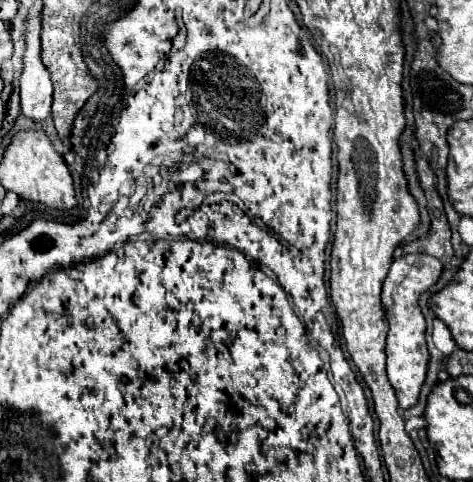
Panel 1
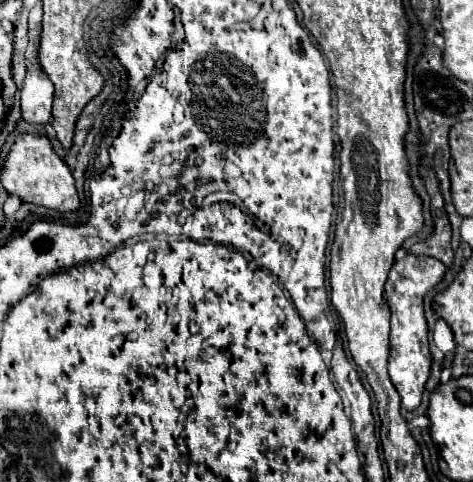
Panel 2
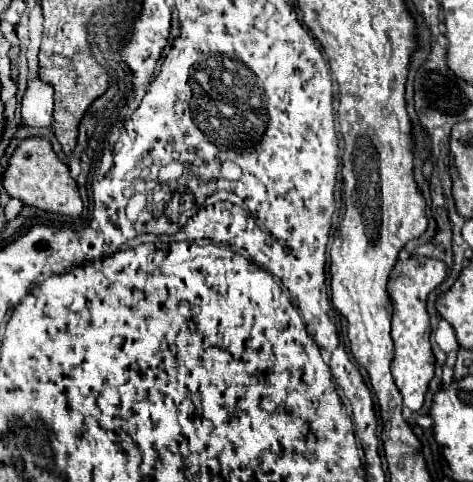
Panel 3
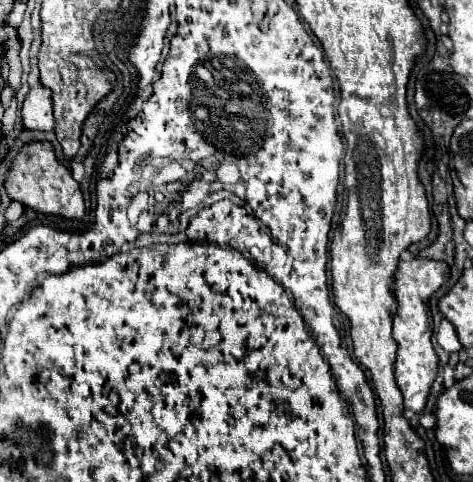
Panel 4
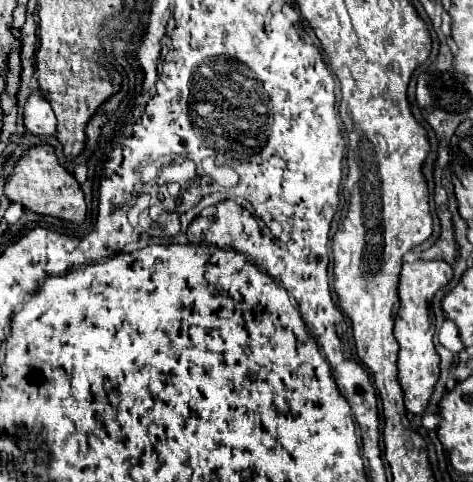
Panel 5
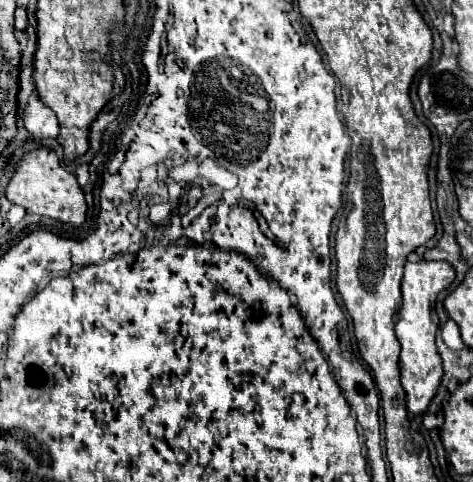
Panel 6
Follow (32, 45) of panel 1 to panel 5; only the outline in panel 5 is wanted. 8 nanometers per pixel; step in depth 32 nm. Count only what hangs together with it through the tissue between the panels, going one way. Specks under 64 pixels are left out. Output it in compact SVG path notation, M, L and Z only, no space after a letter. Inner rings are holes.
M32 90L24 106L24 126L36 136L56 136L56 116L40 90Z

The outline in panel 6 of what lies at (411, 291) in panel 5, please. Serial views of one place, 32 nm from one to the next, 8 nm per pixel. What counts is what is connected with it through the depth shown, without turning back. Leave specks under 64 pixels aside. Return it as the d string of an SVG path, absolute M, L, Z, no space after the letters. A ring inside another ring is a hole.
M420 260L416 264L406 264L402 278L402 310L398 312L396 336L402 344L400 352L400 380L406 390L406 404L412 414L424 414L442 382L442 358L436 348L436 332L440 320L434 316L434 304L438 292L446 290L456 278L456 270L448 262L428 262Z

